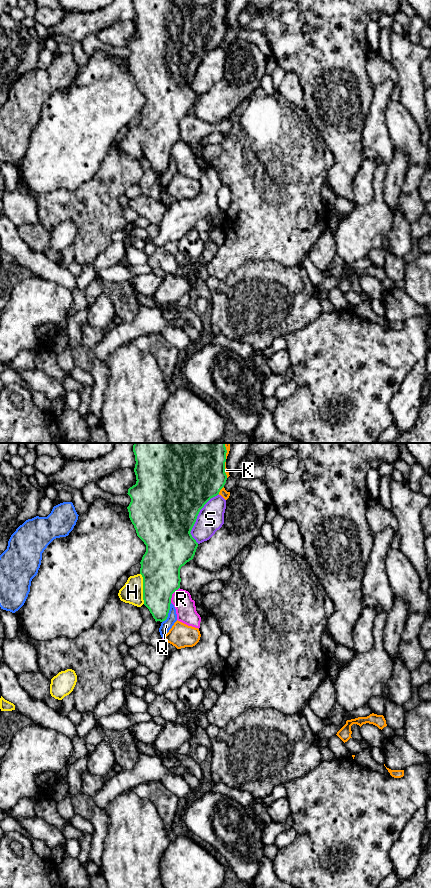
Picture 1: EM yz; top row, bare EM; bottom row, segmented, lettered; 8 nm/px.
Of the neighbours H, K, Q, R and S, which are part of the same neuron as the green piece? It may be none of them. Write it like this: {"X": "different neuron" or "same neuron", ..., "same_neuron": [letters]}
{"H": "same neuron", "K": "different neuron", "Q": "different neuron", "R": "different neuron", "S": "different neuron", "same_neuron": ["H"]}

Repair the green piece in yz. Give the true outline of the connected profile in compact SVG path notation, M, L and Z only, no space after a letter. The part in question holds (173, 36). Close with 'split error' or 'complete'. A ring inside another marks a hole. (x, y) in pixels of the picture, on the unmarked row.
M133 0L135 7L135 20L136 36L128 41L128 47L131 50L131 54L127 59L129 64L129 70L134 77L137 88L146 97L146 104L140 114L140 125L134 128L130 128L125 137L119 142L118 148L121 153L132 156L137 159L141 159L143 156L149 161L155 173L163 174L167 171L170 162L172 146L180 140L180 121L187 114L193 111L198 95L191 87L191 82L196 74L197 68L204 57L213 49L217 48L220 42L224 39L227 27L225 25L226 14L226 0Z | split error

